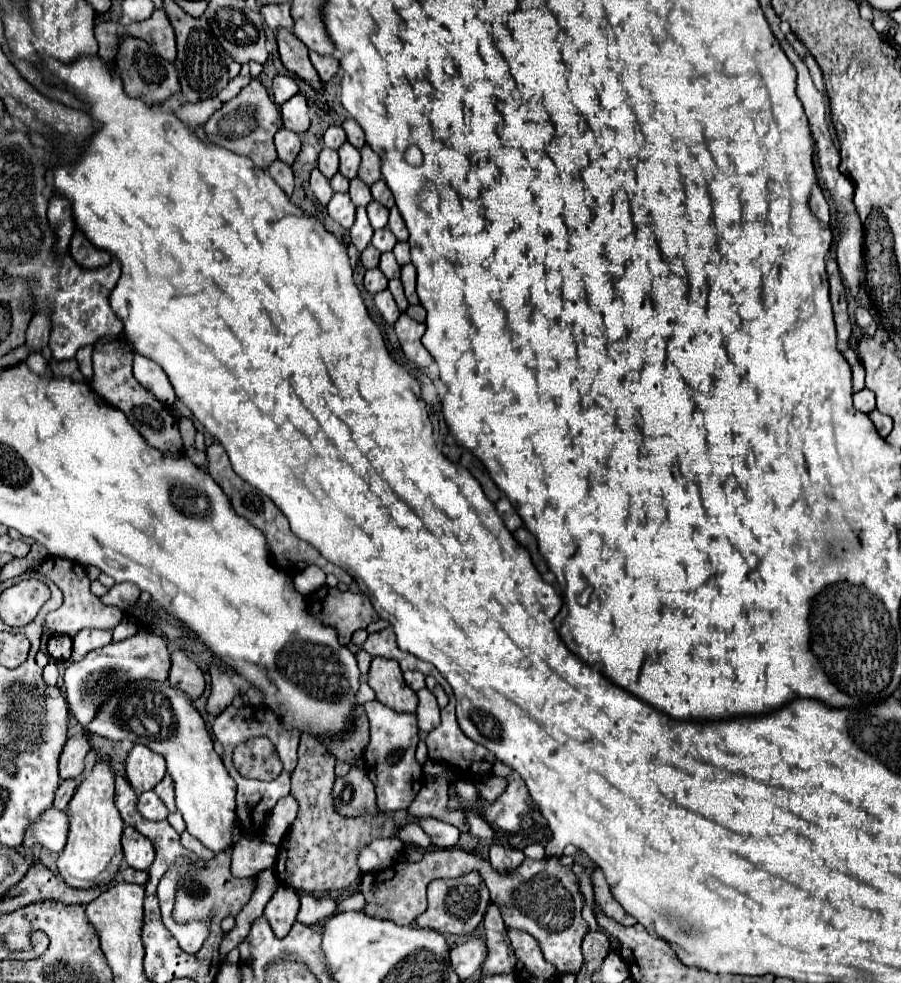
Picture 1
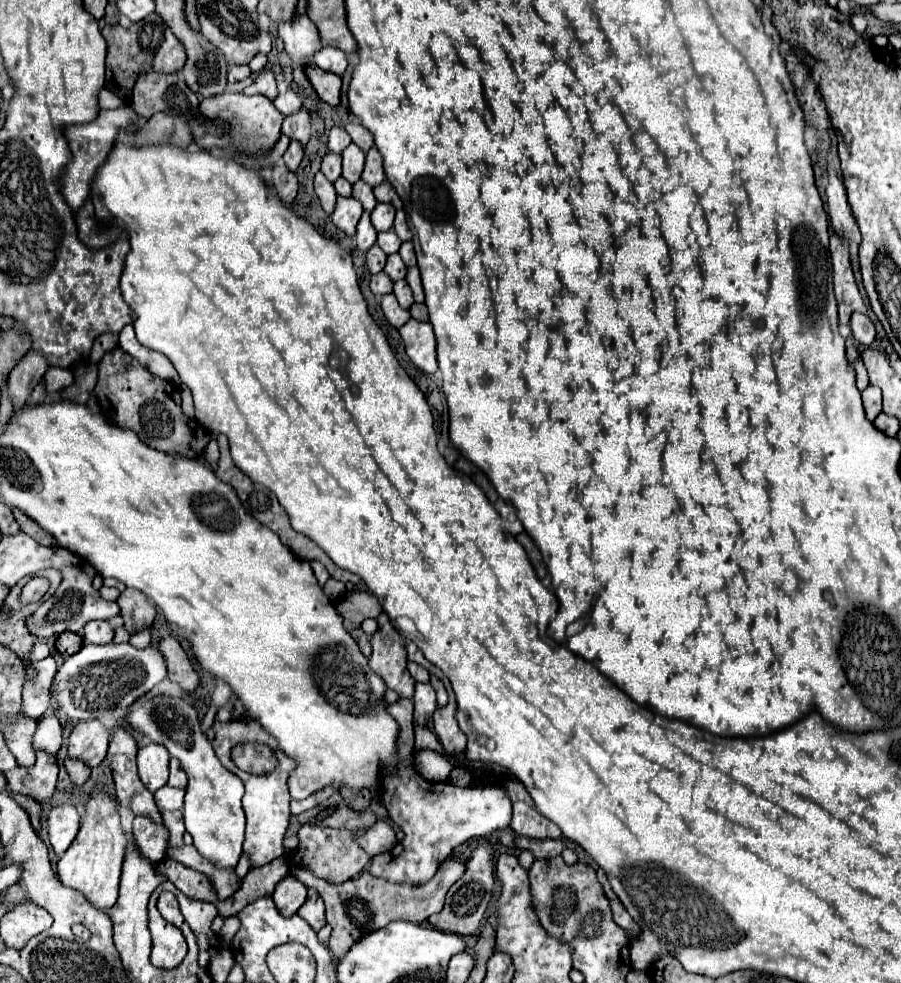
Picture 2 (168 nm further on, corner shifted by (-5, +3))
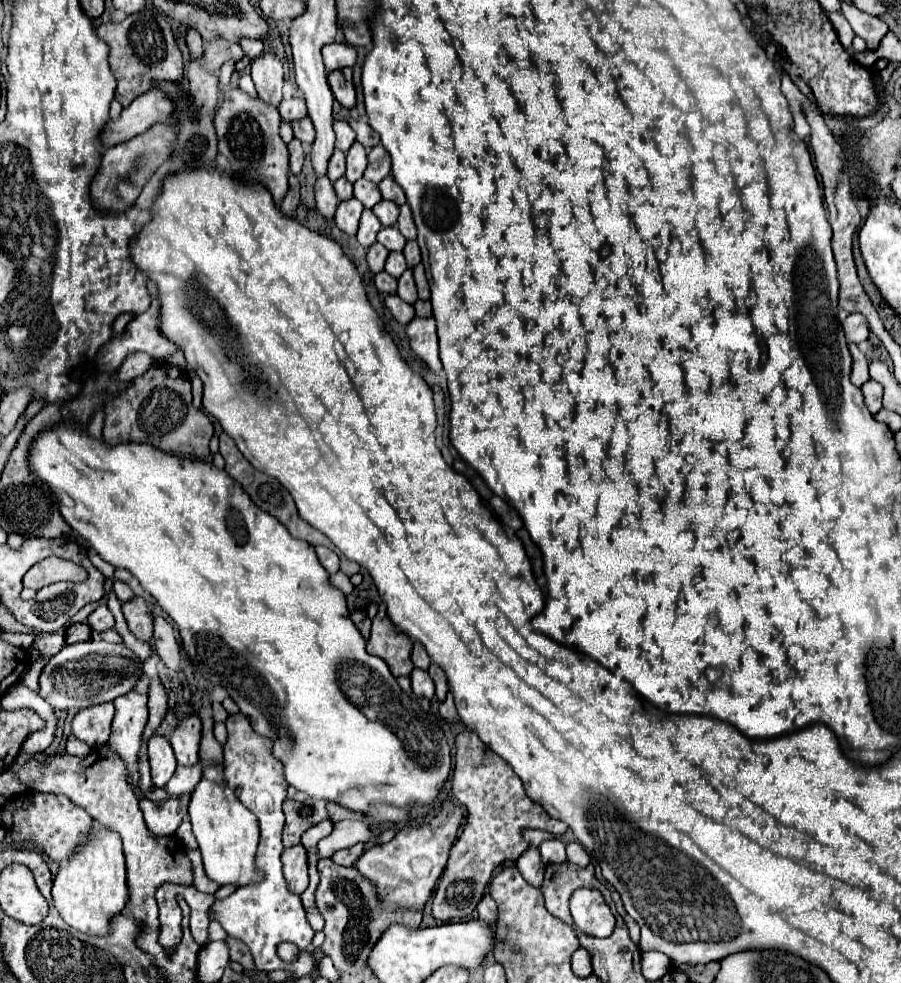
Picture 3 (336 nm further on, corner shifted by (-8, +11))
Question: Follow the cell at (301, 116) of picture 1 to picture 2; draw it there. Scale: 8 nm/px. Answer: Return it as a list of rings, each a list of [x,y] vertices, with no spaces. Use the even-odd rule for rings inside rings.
[[[301,108],[299,112],[285,116],[283,132],[291,140],[299,140],[305,146],[309,142],[309,138],[311,138],[311,116],[309,116],[309,110]]]

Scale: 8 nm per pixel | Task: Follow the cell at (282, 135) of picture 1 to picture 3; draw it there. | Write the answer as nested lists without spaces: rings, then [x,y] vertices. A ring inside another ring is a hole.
[[[294,138],[290,144],[288,144],[288,152],[290,152],[290,170],[294,176],[300,174],[302,170],[302,164],[304,164],[304,150],[302,150],[302,144]]]

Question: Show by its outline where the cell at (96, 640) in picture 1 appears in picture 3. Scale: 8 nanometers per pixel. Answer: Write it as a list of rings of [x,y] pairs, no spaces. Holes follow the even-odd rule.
[[[100,604],[90,616],[88,616],[88,624],[94,632],[104,632],[110,630],[114,626],[114,616],[110,614],[106,604]]]

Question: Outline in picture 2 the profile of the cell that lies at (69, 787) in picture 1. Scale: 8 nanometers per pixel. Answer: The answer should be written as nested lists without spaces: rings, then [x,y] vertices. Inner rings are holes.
[[[71,758],[65,760],[65,770],[67,770],[75,788],[81,788],[91,774],[91,768],[87,768],[87,764],[83,764],[81,760],[71,760]]]

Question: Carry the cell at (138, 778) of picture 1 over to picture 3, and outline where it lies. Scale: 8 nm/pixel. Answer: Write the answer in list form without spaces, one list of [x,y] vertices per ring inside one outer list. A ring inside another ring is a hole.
[[[154,734],[148,740],[148,754],[150,754],[150,768],[152,768],[152,782],[158,788],[164,788],[168,784],[168,780],[172,778],[174,770],[176,770],[176,760],[174,760],[174,752],[170,748],[168,738]]]

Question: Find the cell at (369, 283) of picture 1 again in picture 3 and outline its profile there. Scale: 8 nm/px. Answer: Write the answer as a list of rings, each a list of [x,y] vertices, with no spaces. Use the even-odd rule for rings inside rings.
[[[388,272],[376,274],[374,284],[376,284],[376,288],[378,288],[378,292],[380,292],[382,296],[386,296],[386,294],[396,294],[396,278],[392,278]]]

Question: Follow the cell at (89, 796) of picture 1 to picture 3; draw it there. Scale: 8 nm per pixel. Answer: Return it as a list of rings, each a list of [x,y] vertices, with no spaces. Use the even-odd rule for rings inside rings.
[[[98,828],[90,834],[88,842],[76,850],[76,854],[60,864],[58,876],[52,888],[54,906],[62,920],[76,928],[78,932],[90,936],[110,934],[110,922],[128,904],[126,886],[126,866],[120,836],[108,828]]]

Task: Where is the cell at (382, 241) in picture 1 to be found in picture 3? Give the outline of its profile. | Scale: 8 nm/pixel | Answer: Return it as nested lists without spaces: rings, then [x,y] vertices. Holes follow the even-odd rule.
[[[388,226],[388,228],[382,228],[378,232],[378,242],[388,248],[390,252],[400,252],[404,250],[404,244],[406,244],[406,238],[398,232],[396,226]]]

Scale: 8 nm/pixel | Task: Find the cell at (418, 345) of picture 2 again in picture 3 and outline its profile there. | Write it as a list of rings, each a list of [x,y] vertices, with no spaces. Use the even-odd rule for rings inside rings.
[[[414,318],[406,326],[406,334],[410,338],[410,348],[418,358],[422,358],[434,372],[442,370],[438,356],[438,336],[436,336],[436,320],[434,318]]]

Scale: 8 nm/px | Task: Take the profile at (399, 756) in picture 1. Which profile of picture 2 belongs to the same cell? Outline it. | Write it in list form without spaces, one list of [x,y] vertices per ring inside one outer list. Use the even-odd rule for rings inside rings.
[[[397,700],[395,704],[387,706],[387,712],[399,724],[399,738],[397,738],[397,752],[399,764],[391,772],[385,772],[379,780],[379,796],[383,806],[389,812],[389,818],[401,826],[405,832],[403,842],[399,844],[403,852],[397,852],[397,844],[393,850],[385,854],[377,854],[371,860],[369,872],[373,876],[391,880],[391,882],[411,882],[423,884],[427,882],[439,868],[441,860],[445,860],[451,850],[469,838],[487,836],[495,830],[505,830],[511,824],[513,808],[511,798],[503,786],[467,786],[459,788],[449,782],[433,784],[419,776],[413,768],[413,700]]]

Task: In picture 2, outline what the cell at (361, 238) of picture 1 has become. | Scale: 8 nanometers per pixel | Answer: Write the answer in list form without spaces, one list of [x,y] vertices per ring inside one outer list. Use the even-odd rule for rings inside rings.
[[[363,212],[359,224],[357,224],[357,234],[355,234],[355,240],[357,240],[357,246],[359,250],[367,252],[373,244],[375,244],[375,238],[377,238],[377,232],[369,220],[369,212]]]

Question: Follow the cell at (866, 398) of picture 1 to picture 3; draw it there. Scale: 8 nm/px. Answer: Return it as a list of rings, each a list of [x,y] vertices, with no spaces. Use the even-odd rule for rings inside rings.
[[[868,380],[862,384],[862,394],[864,394],[864,404],[870,410],[870,414],[876,414],[882,408],[882,386],[874,380]]]

